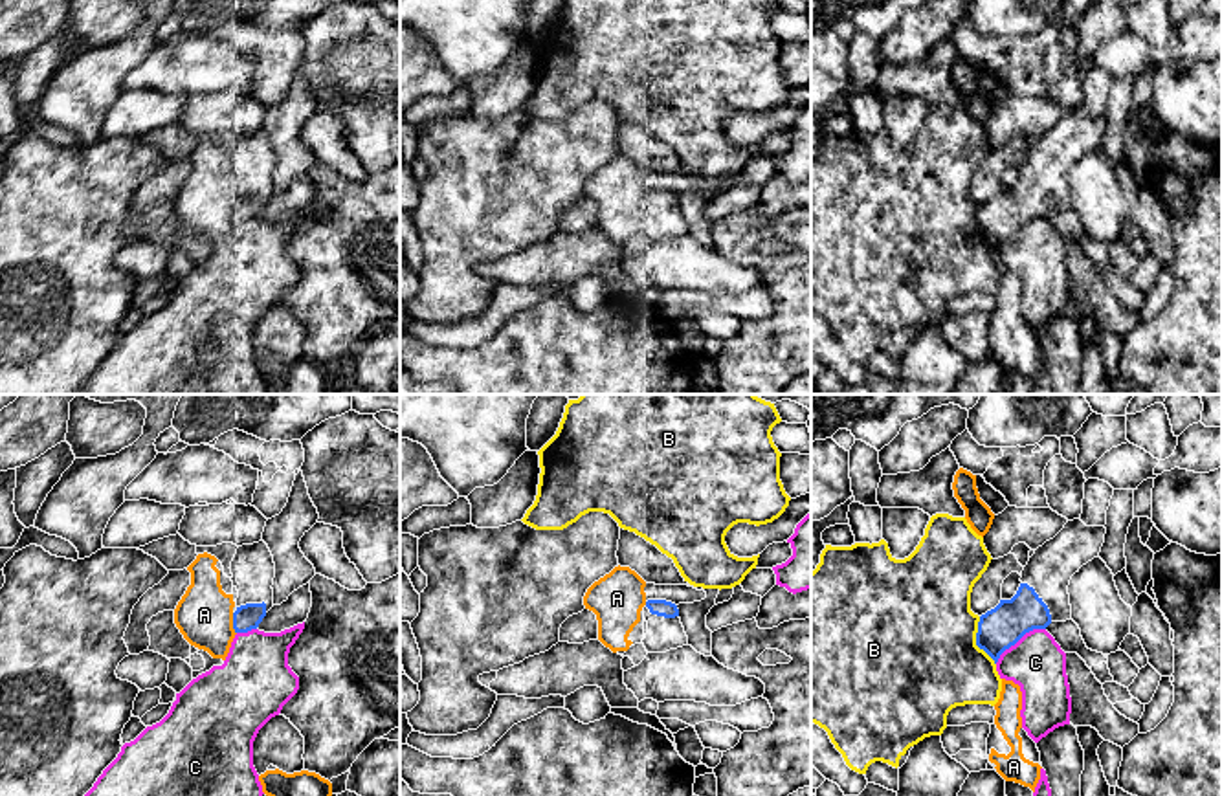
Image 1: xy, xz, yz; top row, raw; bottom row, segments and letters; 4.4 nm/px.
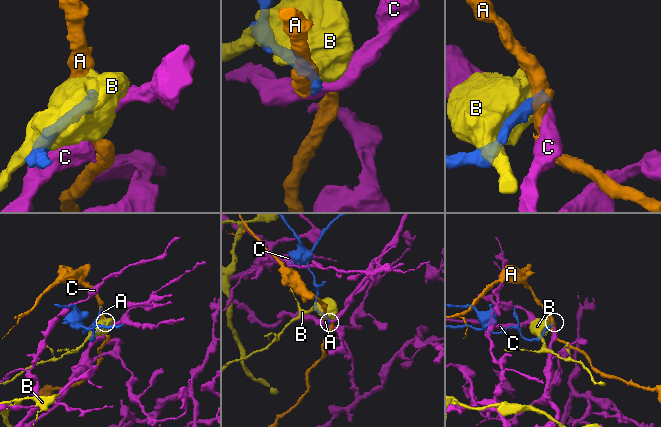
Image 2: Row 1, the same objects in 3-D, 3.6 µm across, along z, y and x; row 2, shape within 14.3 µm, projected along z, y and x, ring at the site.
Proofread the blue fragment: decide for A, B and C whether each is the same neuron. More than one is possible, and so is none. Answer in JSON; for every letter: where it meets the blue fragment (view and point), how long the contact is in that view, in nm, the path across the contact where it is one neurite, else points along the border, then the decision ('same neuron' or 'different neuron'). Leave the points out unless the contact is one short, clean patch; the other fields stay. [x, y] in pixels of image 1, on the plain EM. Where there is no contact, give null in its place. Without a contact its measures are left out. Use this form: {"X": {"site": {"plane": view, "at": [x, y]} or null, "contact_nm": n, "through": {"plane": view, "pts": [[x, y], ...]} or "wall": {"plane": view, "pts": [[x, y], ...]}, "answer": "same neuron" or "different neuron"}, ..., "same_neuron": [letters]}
{"A": {"site": {"plane": "xy", "at": [233, 213]}, "contact_nm": 100, "answer": "different neuron"}, "B": {"site": {"plane": "yz", "at": [977, 230]}, "contact_nm": 220, "answer": "different neuron"}, "C": {"site": {"plane": "yz", "at": [1019, 228]}, "contact_nm": 280, "answer": "different neuron"}, "same_neuron": []}

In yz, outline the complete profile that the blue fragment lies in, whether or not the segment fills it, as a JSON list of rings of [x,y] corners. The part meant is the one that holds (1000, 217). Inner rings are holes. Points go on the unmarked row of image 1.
[[[1081,108],[1035,139],[1022,160],[1020,176],[1011,189],[980,205],[976,235],[994,253],[1026,222],[1046,218],[1051,211],[1072,209],[1068,174],[1083,154],[1099,145],[1105,116],[1086,116]]]

